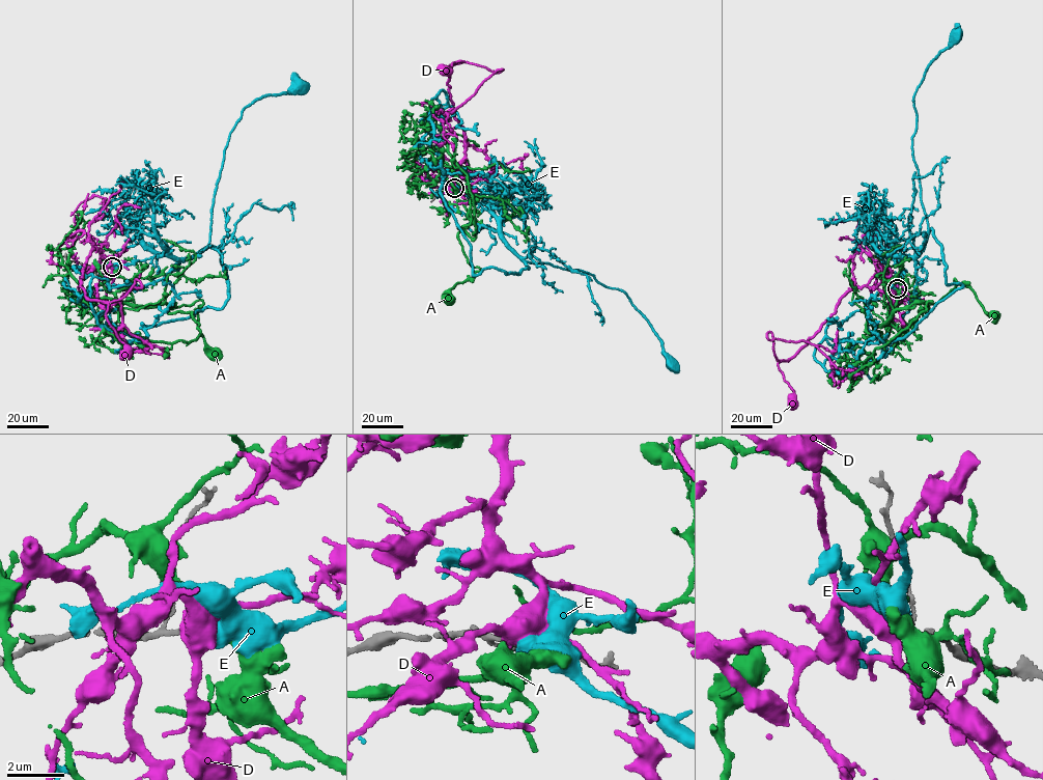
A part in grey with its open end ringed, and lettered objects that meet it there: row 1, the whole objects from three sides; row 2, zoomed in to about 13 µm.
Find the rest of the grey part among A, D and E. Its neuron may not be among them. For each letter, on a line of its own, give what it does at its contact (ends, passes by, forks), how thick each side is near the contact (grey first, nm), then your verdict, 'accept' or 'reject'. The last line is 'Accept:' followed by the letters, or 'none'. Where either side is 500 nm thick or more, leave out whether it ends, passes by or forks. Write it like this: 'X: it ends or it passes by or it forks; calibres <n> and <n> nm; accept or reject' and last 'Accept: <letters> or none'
A: it passes by; calibres 190 and 320 nm; reject
D: calibres 240 and 700 nm; reject
E: calibres 190 and 550 nm; reject
Accept: none

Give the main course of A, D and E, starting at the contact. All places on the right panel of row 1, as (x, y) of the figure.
A: (897, 288), (899, 298), (882, 326), (894, 310), (938, 302), (955, 288), (955, 279), (994, 314)
D: (897, 288), (851, 288), (808, 343), (787, 360), (778, 362), (794, 391), (789, 396), (792, 405)
E: (897, 288), (902, 262), (922, 253), (928, 229), (912, 147), (914, 93), (929, 65), (955, 34)

